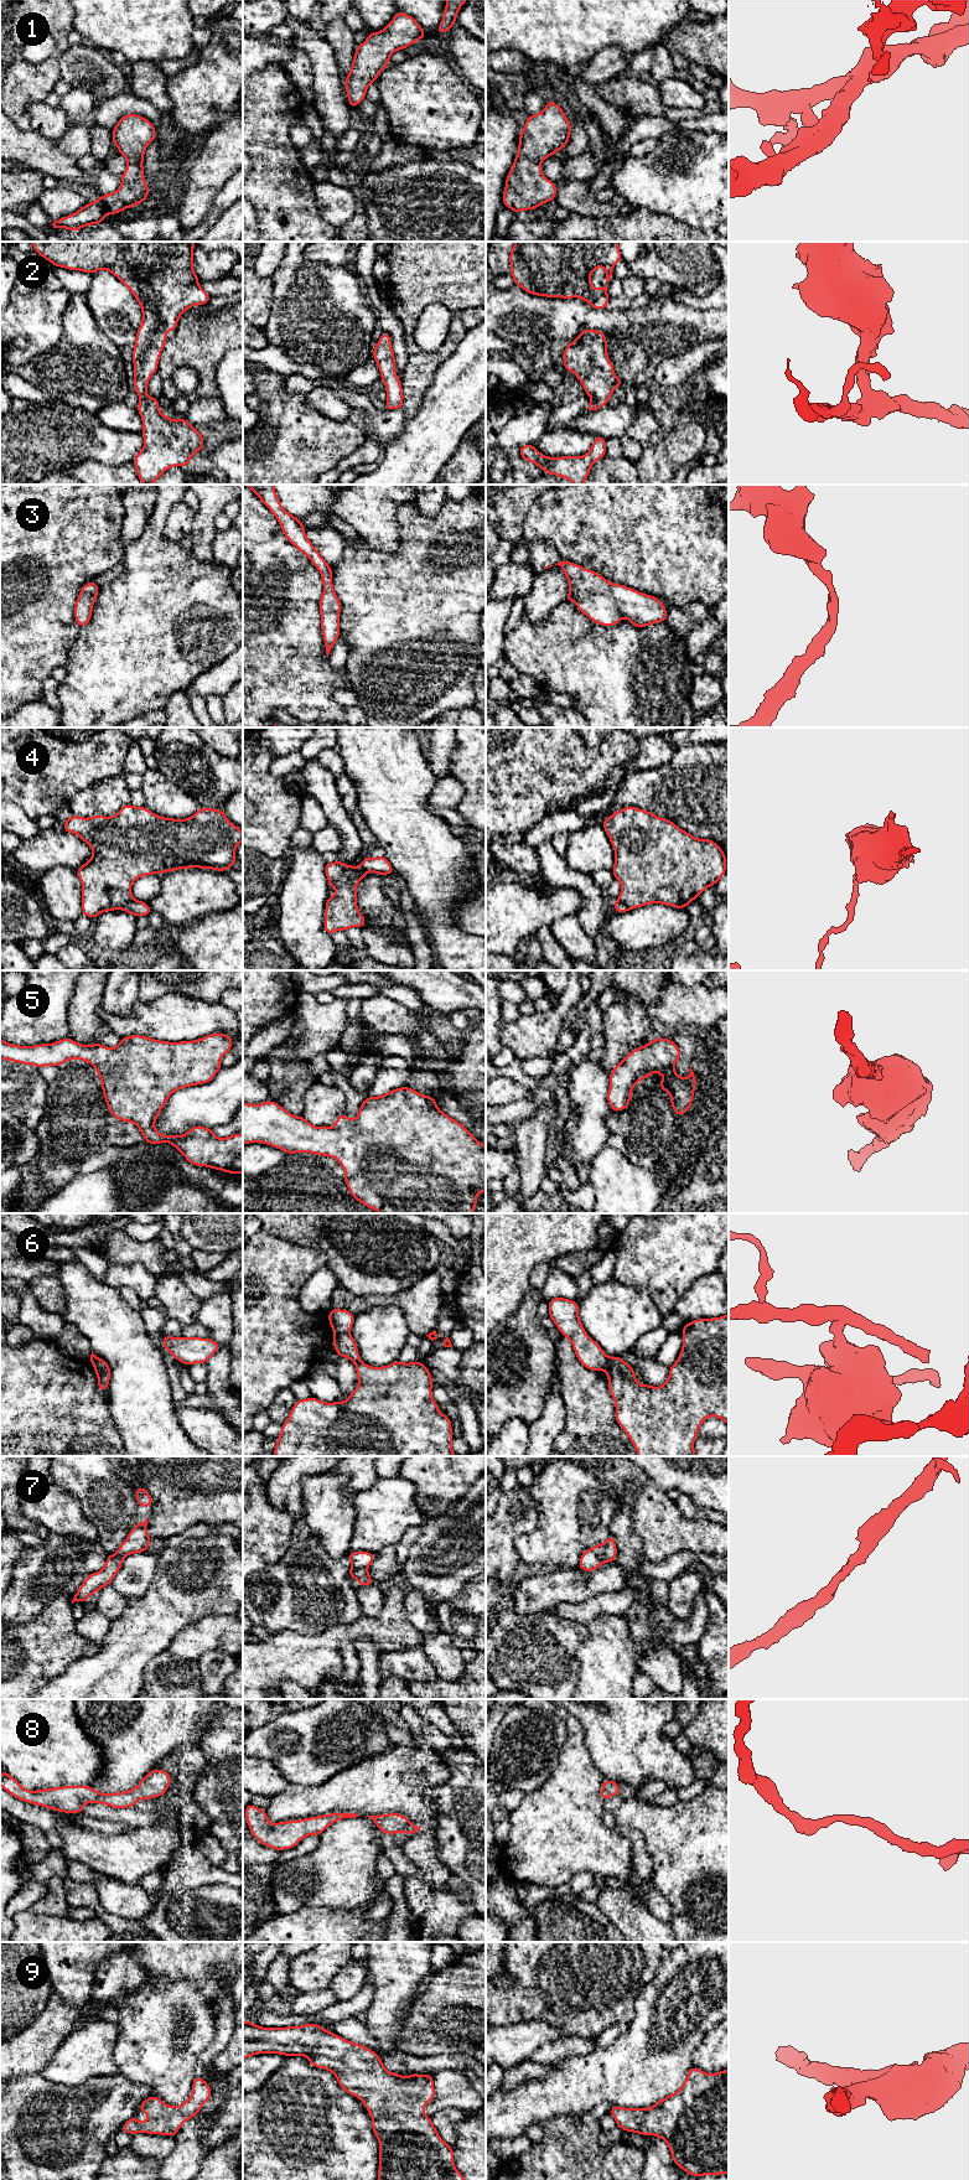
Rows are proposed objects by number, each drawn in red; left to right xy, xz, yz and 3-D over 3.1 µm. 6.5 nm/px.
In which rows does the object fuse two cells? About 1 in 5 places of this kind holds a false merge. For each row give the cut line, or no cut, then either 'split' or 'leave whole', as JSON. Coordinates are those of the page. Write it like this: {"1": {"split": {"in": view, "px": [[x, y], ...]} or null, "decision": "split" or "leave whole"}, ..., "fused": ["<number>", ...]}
{"1": {"split": null, "decision": "leave whole"}, "2": {"split": null, "decision": "leave whole"}, "3": {"split": null, "decision": "leave whole"}, "4": {"split": {"in": "yz", "px": [[617, 900], [630, 909]]}, "decision": "split"}, "5": {"split": null, "decision": "leave whole"}, "6": {"split": {"in": "xz", "px": [[348, 1331], [335, 1336]]}, "decision": "split"}, "7": {"split": null, "decision": "leave whole"}, "8": {"split": null, "decision": "leave whole"}, "9": {"split": null, "decision": "leave whole"}, "fused": ["4", "6"]}

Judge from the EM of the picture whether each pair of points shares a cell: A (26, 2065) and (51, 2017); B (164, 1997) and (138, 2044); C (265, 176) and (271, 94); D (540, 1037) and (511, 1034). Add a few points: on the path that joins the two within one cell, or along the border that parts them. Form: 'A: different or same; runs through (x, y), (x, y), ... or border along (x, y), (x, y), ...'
A: same; runs through (27, 2052), (50, 2029)
B: same; runs through (164, 2008), (164, 2018), (149, 2033)
C: same; runs through (269, 156), (269, 114)
D: same; runs through (533, 1036), (518, 1035)

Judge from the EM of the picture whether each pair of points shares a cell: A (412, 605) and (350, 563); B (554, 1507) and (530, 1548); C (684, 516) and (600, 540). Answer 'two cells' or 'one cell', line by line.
A: one cell
B: one cell
C: one cell

